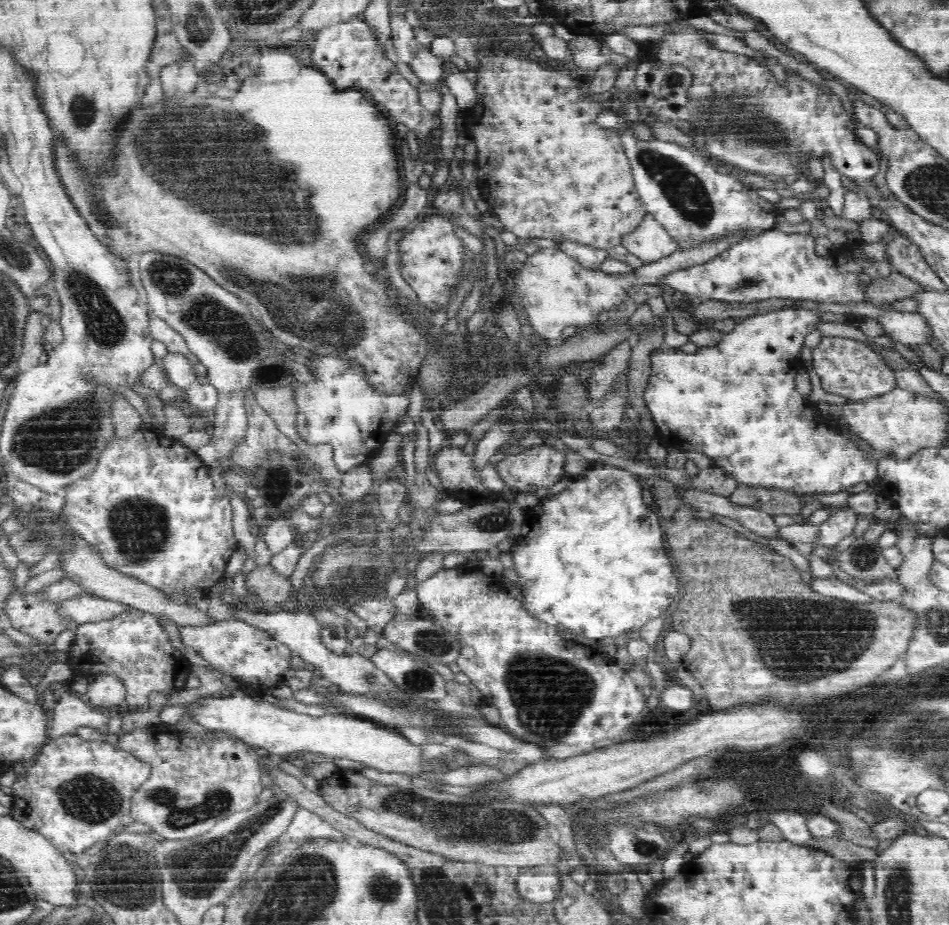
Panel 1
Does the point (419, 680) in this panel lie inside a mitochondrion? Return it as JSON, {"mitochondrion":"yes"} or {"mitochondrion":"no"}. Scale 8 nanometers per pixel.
{"mitochondrion":"yes"}

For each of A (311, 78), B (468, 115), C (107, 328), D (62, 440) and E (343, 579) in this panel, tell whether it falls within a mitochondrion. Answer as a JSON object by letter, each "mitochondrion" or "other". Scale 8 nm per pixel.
{"A":"other","B":"other","C":"mitochondrion","D":"mitochondrion","E":"mitochondrion"}

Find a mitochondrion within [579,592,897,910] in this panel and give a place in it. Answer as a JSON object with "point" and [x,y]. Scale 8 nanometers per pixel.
{"point":[788,632]}

